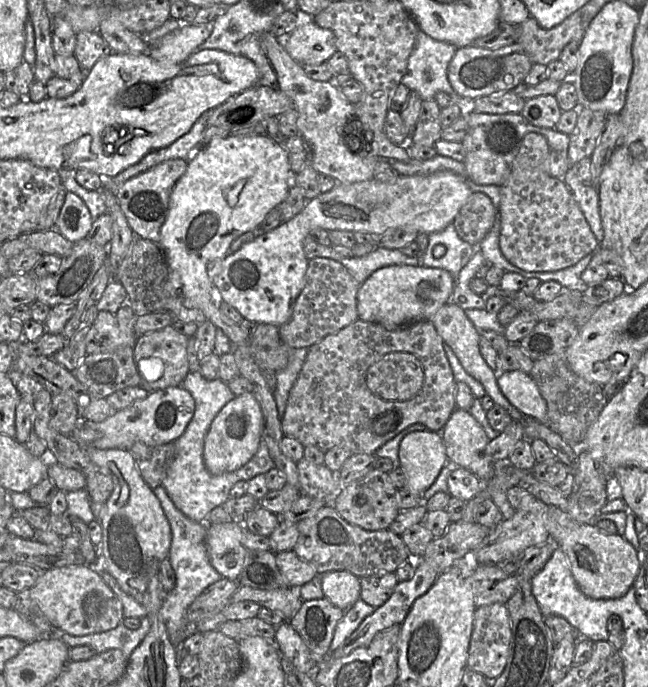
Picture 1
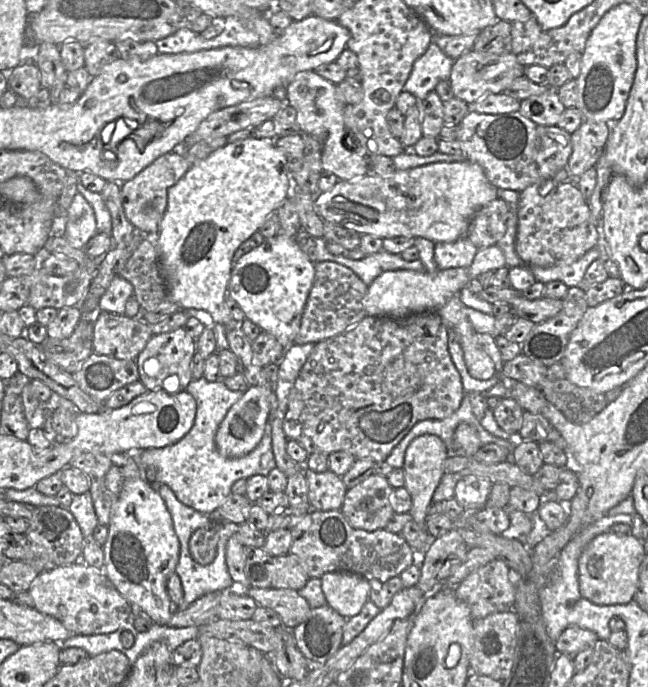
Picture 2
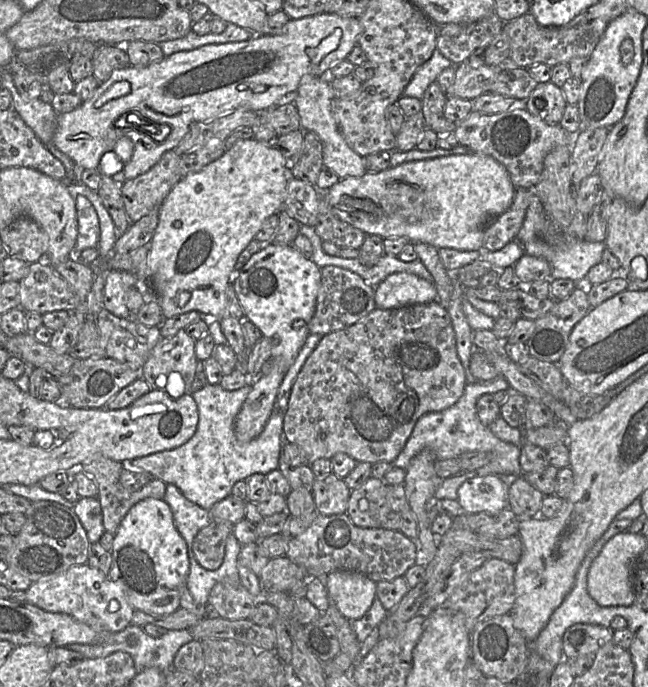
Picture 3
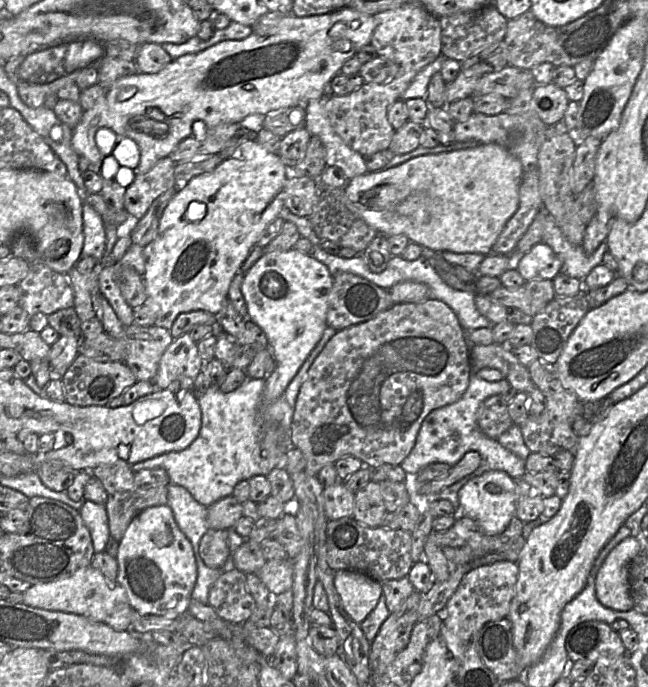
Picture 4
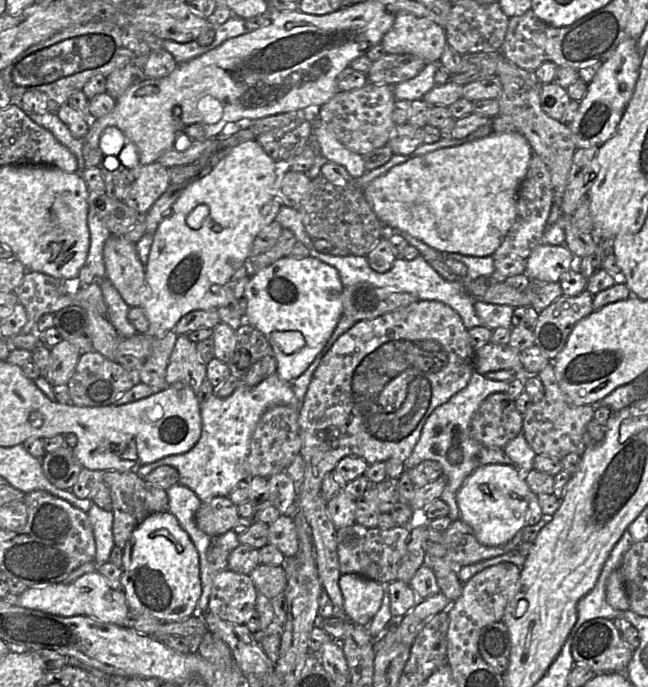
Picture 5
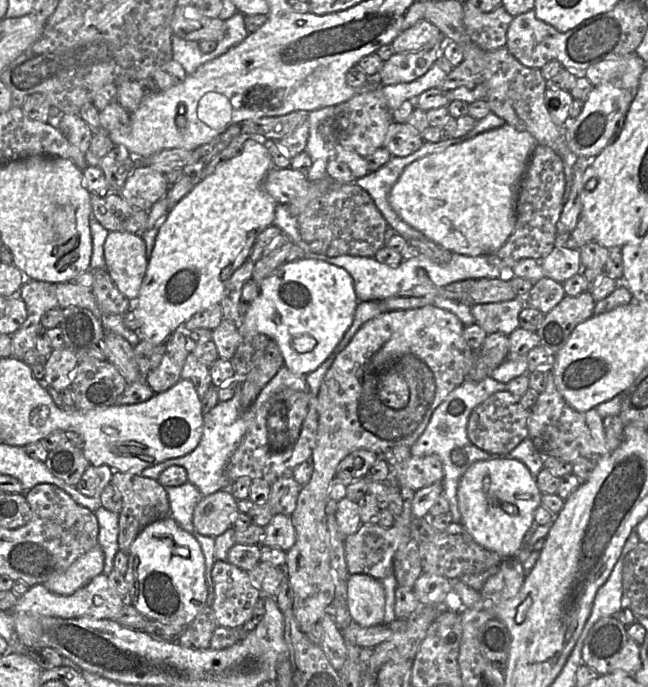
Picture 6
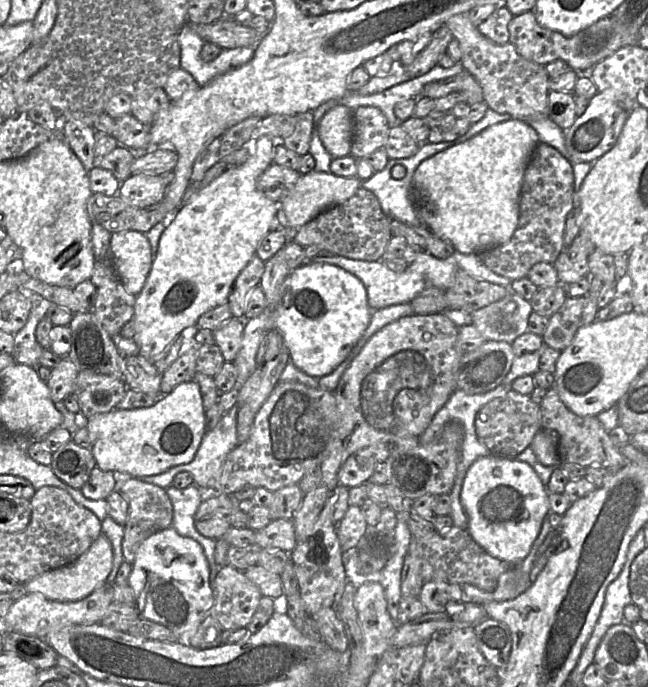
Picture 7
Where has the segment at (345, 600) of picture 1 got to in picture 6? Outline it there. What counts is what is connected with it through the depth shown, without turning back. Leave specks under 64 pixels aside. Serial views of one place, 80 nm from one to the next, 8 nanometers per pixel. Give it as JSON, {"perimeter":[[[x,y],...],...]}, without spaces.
{"perimeter":[[[353,574],[347,579],[346,608],[361,627],[381,625],[385,613],[385,591],[381,582],[368,575]]]}

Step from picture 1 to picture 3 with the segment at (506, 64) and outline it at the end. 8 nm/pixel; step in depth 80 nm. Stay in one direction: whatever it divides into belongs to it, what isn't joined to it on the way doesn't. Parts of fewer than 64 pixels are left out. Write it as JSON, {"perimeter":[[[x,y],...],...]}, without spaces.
{"perimeter":[[[471,55],[455,66],[455,80],[449,88],[449,96],[474,100],[489,92],[490,87],[500,73],[502,66],[489,66],[475,55]]]}

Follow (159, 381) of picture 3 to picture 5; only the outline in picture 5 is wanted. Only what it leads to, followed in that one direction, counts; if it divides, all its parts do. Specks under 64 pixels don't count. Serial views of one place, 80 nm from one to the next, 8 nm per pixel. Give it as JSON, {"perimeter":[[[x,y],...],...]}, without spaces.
{"perimeter":[[[188,334],[178,336],[167,366],[167,383],[171,386],[176,382],[181,382],[196,393],[206,378],[206,364],[201,360],[197,352],[196,343],[189,339]]]}

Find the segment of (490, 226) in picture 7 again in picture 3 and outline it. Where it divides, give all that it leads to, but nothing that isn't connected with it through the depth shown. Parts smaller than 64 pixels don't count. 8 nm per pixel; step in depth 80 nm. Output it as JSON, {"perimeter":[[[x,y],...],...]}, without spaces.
{"perimeter":[[[473,152],[406,162],[381,172],[366,172],[360,177],[340,179],[328,190],[328,201],[341,220],[366,235],[378,235],[383,239],[406,237],[411,243],[426,243],[437,249],[483,251],[485,228],[511,207],[515,193],[516,188],[501,163],[491,156]]]}

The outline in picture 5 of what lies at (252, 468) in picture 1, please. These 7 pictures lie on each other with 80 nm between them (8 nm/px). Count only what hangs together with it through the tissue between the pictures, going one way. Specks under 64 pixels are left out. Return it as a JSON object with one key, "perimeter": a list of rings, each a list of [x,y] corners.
{"perimeter":[[[277,373],[264,378],[254,387],[240,384],[227,398],[213,395],[200,408],[202,434],[197,444],[184,454],[167,456],[142,465],[136,473],[143,478],[157,467],[173,466],[179,473],[178,483],[194,491],[201,501],[215,496],[229,496],[238,482],[251,478],[247,473],[247,456],[253,433],[263,413],[275,405],[300,409],[292,382],[281,379]]]}

